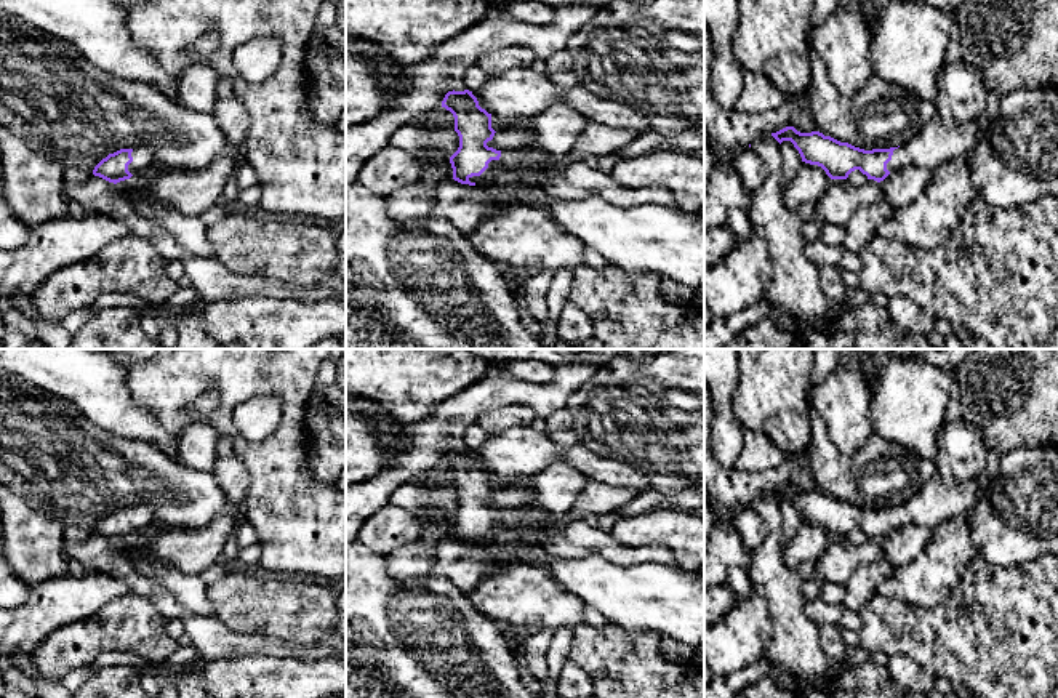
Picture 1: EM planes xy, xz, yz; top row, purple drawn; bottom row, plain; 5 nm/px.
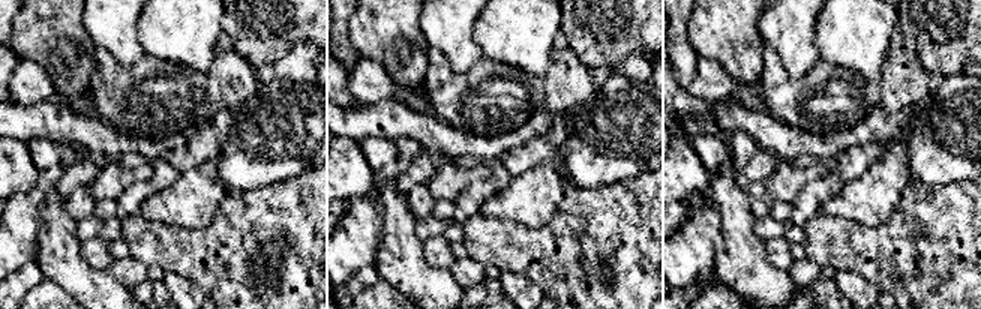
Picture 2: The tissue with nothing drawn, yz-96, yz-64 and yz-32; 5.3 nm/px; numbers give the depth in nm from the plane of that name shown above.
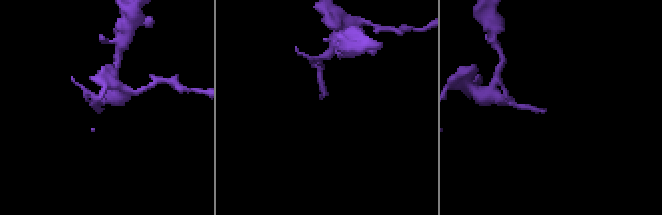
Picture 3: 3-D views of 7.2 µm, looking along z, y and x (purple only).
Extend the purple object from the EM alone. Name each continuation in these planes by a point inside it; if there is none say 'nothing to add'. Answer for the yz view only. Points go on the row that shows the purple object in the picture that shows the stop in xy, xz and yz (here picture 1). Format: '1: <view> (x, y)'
1: yz (937, 143)

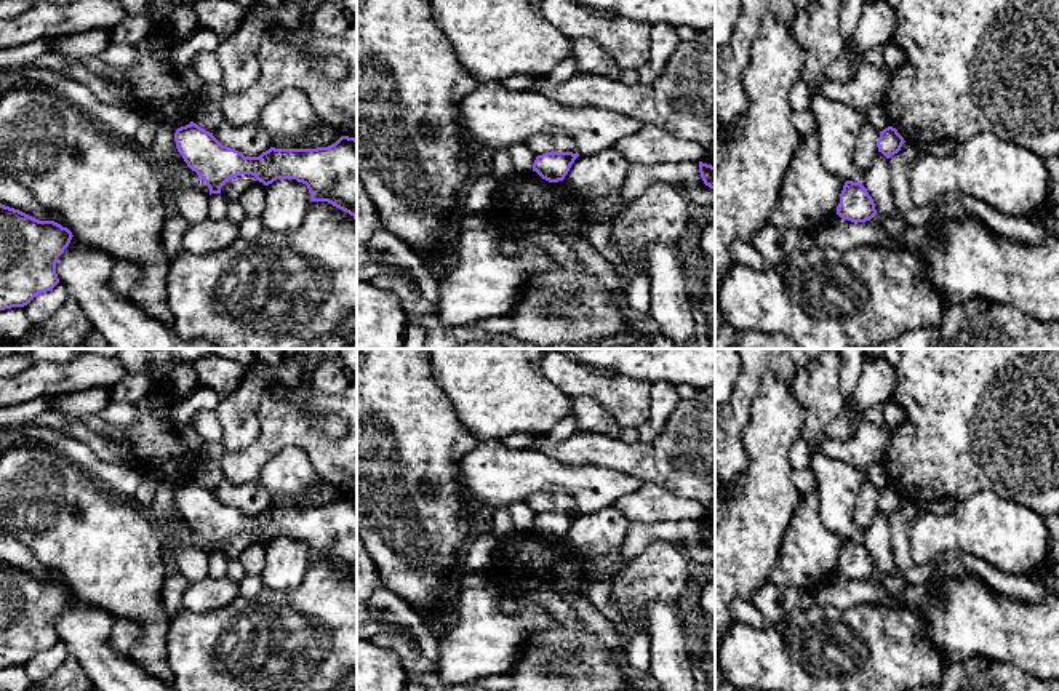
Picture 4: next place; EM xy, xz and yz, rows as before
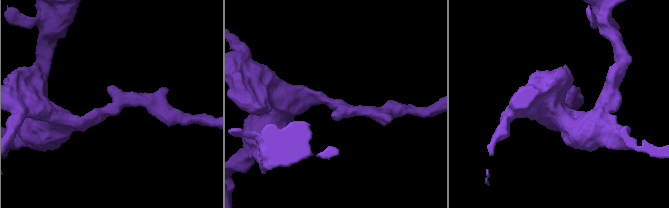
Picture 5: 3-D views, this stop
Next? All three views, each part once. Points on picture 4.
nothing to add

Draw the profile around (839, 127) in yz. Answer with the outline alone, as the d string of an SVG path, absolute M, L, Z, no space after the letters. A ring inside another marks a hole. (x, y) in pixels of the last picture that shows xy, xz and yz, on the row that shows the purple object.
M817 93L809 98L808 109L816 120L819 158L824 168L845 182L859 182L861 173L854 166L854 146L864 125L872 125L878 133L889 126L883 104L854 110Z

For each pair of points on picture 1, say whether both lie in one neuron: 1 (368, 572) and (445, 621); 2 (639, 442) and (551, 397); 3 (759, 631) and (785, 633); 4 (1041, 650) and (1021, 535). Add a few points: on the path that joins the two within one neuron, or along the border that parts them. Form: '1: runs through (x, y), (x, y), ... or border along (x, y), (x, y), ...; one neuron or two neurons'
1: runs through (388, 591), (418, 621), (426, 621); one neuron
2: border along (591, 377), (570, 396), (564, 407); two neurons
3: border along (759, 596), (772, 623), (764, 657); two neurons
4: border along (1041, 556), (1010, 565), (989, 564); two neurons

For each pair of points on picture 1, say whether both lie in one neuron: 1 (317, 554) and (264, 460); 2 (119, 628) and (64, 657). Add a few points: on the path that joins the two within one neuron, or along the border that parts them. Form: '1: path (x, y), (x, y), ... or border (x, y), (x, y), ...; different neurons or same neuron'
1: path (306, 530), (292, 516), (282, 484); same neuron
2: path (106, 631), (93, 636), (77, 652); same neuron

